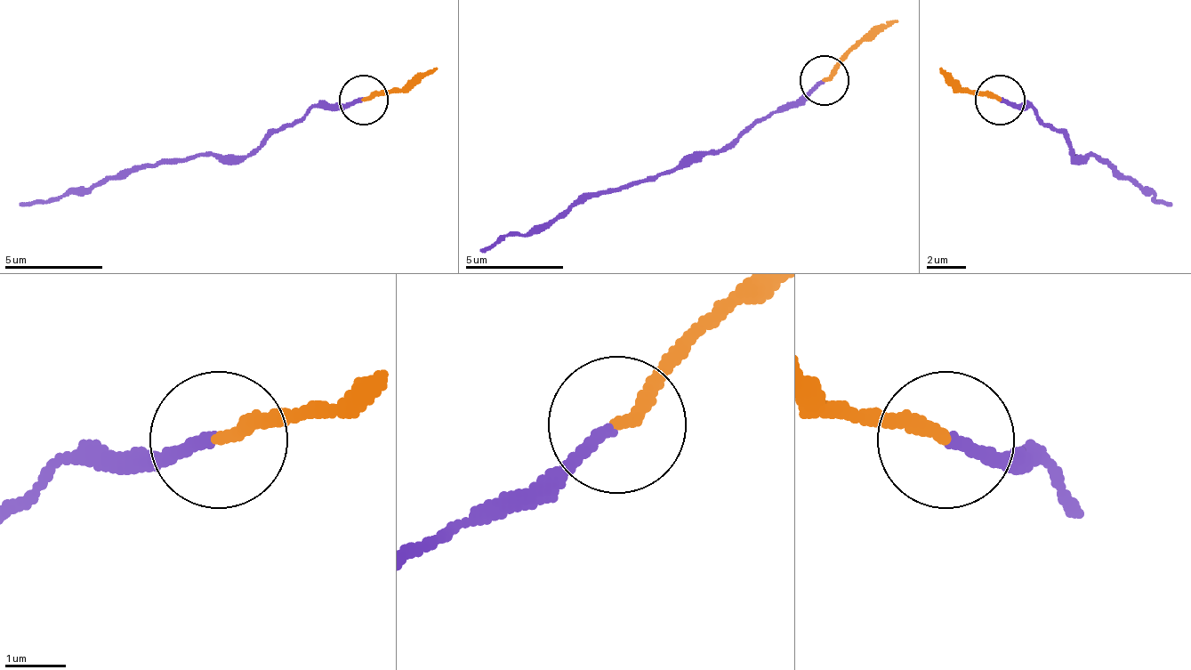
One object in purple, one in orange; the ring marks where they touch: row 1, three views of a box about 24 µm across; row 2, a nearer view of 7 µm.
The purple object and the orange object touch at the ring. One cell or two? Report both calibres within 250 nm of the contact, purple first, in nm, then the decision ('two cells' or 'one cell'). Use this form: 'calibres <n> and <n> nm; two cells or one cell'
calibres 200 and 240 nm; two cells

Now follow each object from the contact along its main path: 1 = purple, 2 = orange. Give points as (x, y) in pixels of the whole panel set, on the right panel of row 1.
1: (999, 99), (1023, 103), (1077, 157), (1102, 157), (1112, 167), (1170, 206)
2: (999, 99), (964, 93), (939, 68)

